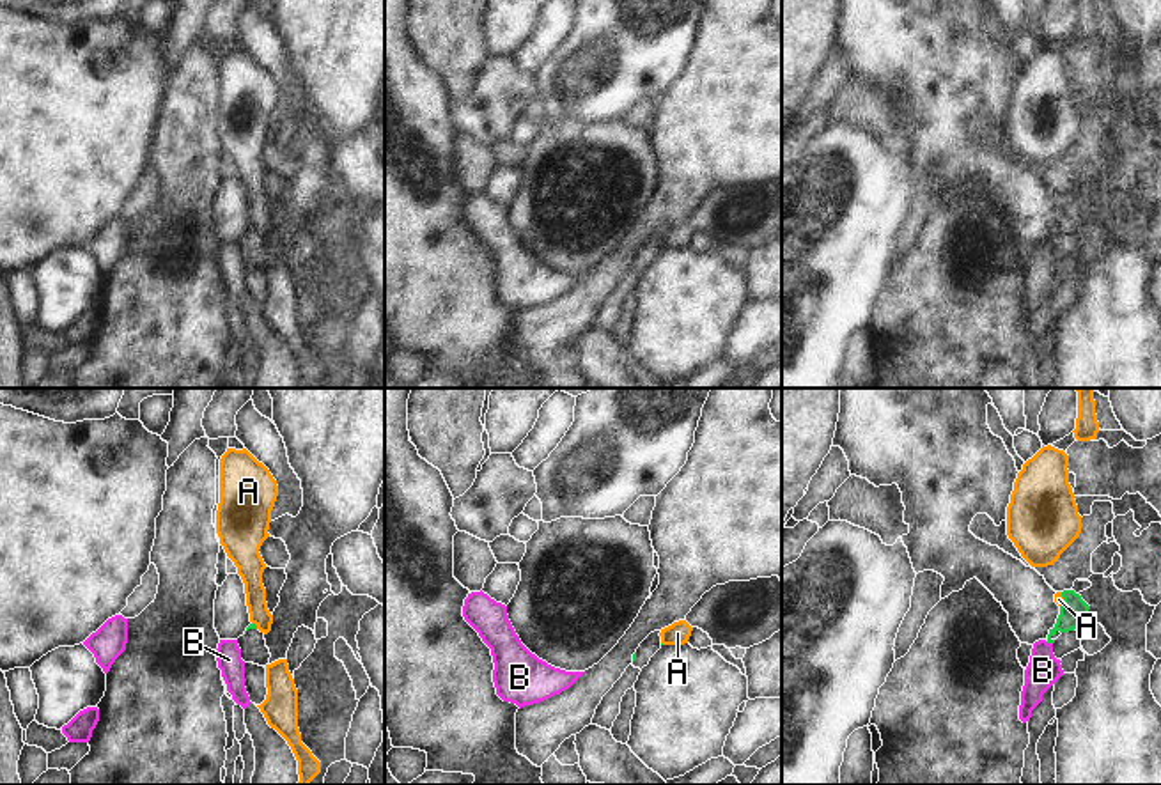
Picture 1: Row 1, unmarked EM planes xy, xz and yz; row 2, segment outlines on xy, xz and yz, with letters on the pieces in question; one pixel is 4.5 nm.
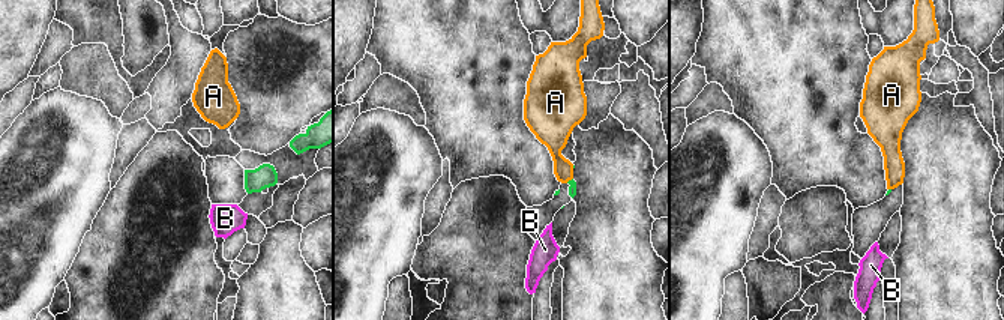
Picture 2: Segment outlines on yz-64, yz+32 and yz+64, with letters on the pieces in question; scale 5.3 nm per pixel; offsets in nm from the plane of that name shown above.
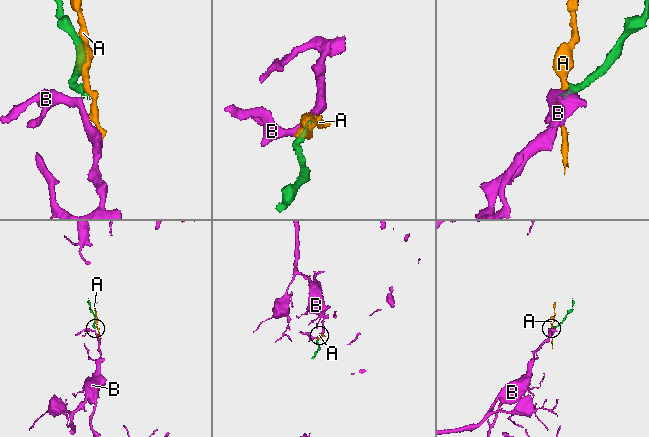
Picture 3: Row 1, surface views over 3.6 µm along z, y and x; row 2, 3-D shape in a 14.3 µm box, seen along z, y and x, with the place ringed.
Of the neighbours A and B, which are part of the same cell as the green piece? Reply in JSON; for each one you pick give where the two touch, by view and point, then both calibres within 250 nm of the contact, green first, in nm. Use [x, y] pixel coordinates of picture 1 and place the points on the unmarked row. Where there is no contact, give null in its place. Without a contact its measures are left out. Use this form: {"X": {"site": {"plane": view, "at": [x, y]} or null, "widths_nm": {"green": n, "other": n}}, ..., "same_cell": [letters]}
{"same_cell": []}

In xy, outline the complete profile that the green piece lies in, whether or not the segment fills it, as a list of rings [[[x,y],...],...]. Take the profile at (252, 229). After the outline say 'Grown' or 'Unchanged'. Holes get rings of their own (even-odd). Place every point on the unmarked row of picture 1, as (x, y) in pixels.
[[[250,227],[246,236],[238,241],[238,248],[245,266],[253,266],[266,271],[271,257],[266,250],[264,236],[261,236],[255,227]]]. Grown.

